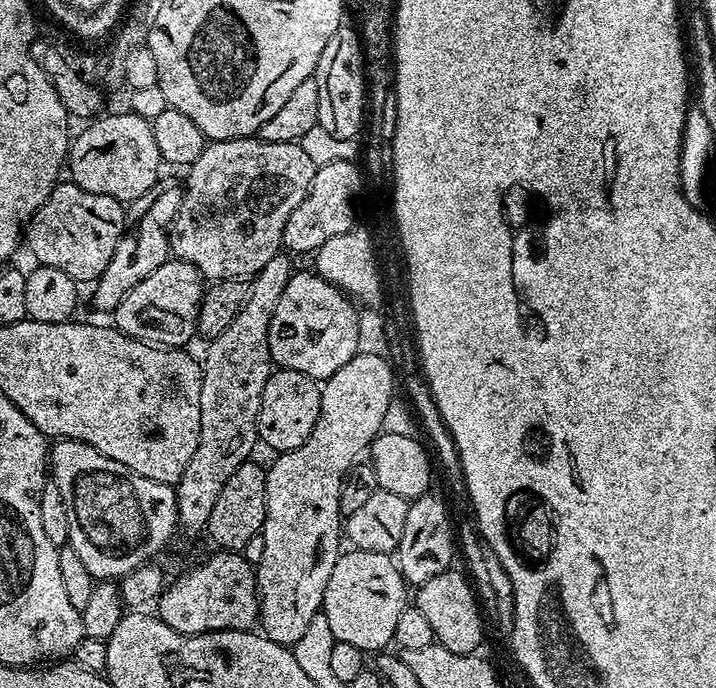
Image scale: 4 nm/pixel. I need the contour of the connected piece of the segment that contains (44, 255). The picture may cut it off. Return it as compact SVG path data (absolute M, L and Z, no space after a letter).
M71 182L57 183L44 205L32 215L26 225L26 244L28 240L28 248L36 259L35 263L54 266L54 270L62 270L62 274L70 274L70 278L78 282L96 281L102 270L106 270L110 258L114 258L114 250L118 246L120 237L125 235L124 208L125 205L121 201L106 194L90 194Z

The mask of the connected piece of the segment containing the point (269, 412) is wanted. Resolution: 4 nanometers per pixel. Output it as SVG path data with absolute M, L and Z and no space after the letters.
M282 368L273 371L272 377L266 382L266 390L262 390L262 406L258 410L258 418L256 419L256 434L259 443L273 448L273 453L276 454L289 452L302 446L302 442L306 442L306 438L310 438L310 430L314 430L314 422L318 422L320 390L321 385L317 381L298 370Z

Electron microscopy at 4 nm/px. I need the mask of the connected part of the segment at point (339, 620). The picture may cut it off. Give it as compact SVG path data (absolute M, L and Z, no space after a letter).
M348 550L334 562L330 582L326 582L322 615L330 622L336 640L350 642L365 654L380 654L394 641L398 617L410 600L408 591L409 585L389 553Z

